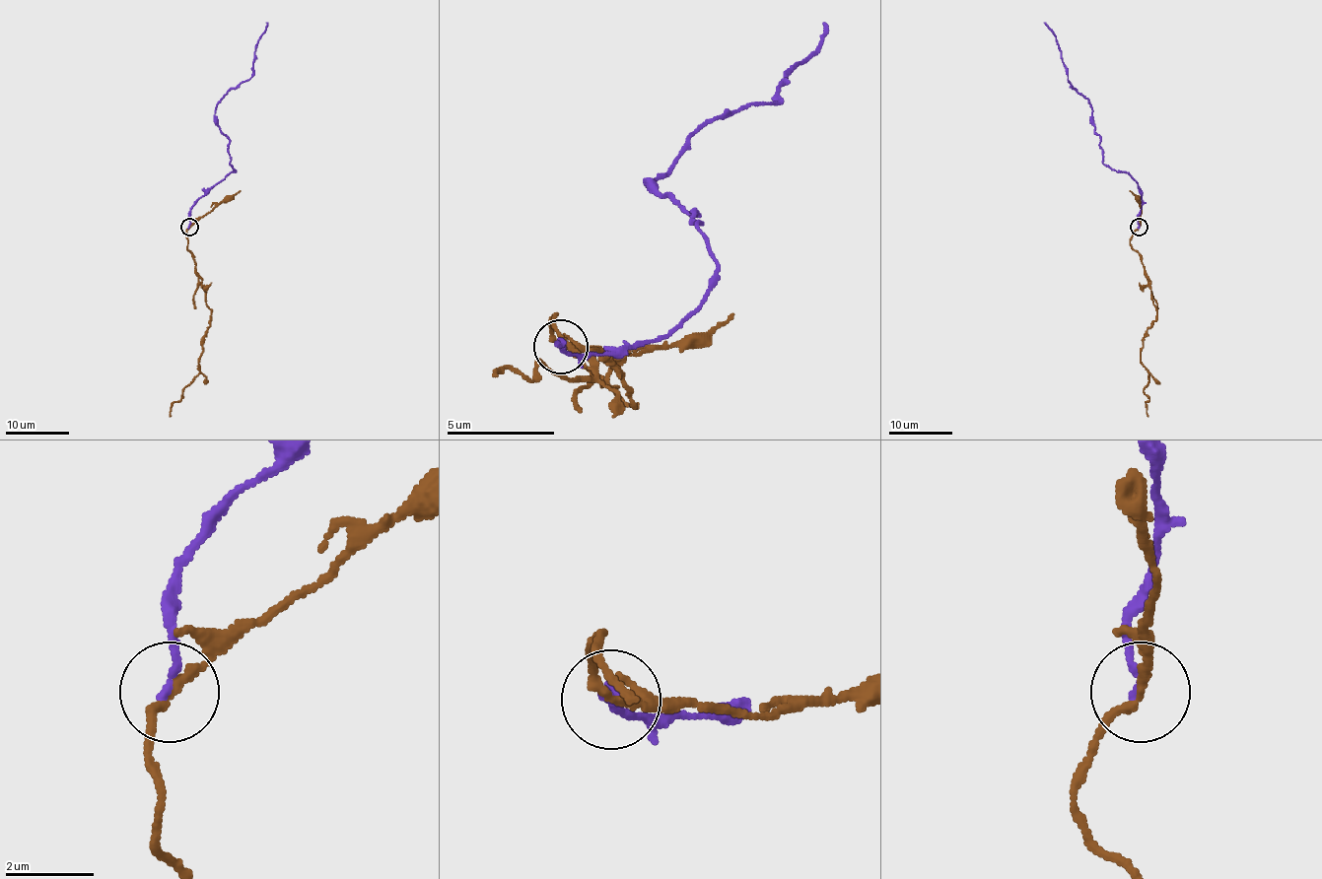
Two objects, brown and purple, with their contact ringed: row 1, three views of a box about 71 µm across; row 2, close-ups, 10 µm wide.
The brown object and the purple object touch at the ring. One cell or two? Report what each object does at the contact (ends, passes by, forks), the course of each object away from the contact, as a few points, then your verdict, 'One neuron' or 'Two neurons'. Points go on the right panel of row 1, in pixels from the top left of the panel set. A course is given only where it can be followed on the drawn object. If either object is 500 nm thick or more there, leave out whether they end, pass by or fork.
At the ring brown passes by. At the ring purple ends. Course of brown: (1140, 228), (1130, 244), (1140, 256), (1156, 311), (1141, 356), (1148, 382), (1143, 389), (1148, 398), (1148, 416). Course of purple: (1140, 228), (1140, 186), (1127, 173), (1103, 163), (1090, 101), (1068, 81), (1068, 69), (1055, 35), (1044, 23). Two neurons

